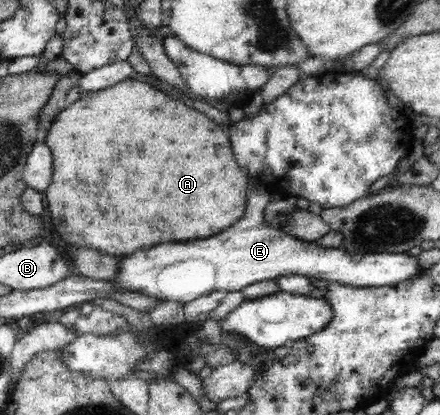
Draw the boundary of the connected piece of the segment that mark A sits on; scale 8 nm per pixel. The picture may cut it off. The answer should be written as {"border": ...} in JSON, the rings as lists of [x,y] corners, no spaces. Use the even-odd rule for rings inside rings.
{"border":[[[126,79],[99,91],[87,91],[80,94],[80,98],[61,113],[57,114],[53,125],[45,137],[45,144],[53,153],[53,179],[44,193],[47,207],[51,211],[54,227],[63,242],[77,247],[89,247],[109,255],[129,255],[129,251],[139,251],[147,247],[155,247],[153,243],[169,243],[169,241],[189,241],[189,239],[205,239],[209,235],[215,235],[217,231],[223,231],[225,227],[231,227],[241,219],[245,213],[245,207],[241,207],[237,201],[245,193],[247,195],[247,175],[241,171],[239,163],[233,159],[229,133],[211,121],[209,117],[199,113],[199,110],[189,107],[183,101],[165,94],[159,88],[155,88],[147,82],[135,79]]]}

